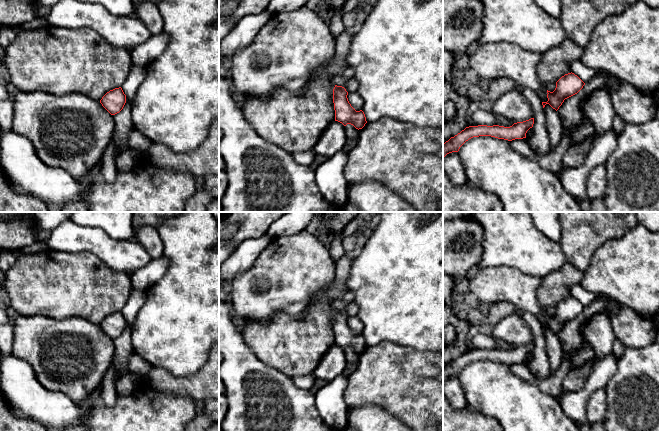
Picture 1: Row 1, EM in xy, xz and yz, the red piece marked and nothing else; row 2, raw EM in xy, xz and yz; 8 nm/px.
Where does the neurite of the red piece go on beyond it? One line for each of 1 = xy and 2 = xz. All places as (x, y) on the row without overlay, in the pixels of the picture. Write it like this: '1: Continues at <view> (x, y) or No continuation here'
1: Continues at xy (59, 285)
2: Continues at xz (295, 346)

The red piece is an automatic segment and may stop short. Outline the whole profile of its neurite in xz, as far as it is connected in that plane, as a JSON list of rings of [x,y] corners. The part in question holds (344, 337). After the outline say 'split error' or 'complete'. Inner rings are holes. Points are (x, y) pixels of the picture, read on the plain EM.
[[[346,255],[336,261],[333,282],[313,298],[302,318],[278,312],[265,322],[248,319],[240,323],[246,344],[263,363],[293,378],[313,373],[324,354],[334,344],[344,350],[351,348],[358,354],[365,350],[367,345],[364,336],[356,335],[348,325],[346,313],[333,307],[333,302],[340,299],[347,290],[345,282],[352,261]]] | split error

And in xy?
[[[50,249],[36,254],[20,253],[6,272],[2,286],[9,295],[12,314],[44,315],[57,320],[80,317],[99,325],[111,339],[119,337],[126,327],[121,310],[133,290],[128,274],[111,270],[92,253]]] | split error

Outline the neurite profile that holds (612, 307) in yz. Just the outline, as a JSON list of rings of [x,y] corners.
[[[580,284],[574,285],[570,288],[572,297],[577,299],[584,307],[589,306],[595,300],[602,298],[605,301],[604,311],[608,315],[615,315],[620,309],[628,308],[626,305],[619,303],[615,299],[607,296],[589,292],[585,290]]]

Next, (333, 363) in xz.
[[[333,345],[322,357],[319,365],[313,371],[317,379],[331,382],[337,376],[341,375],[346,368],[347,360],[344,349],[338,345]]]

